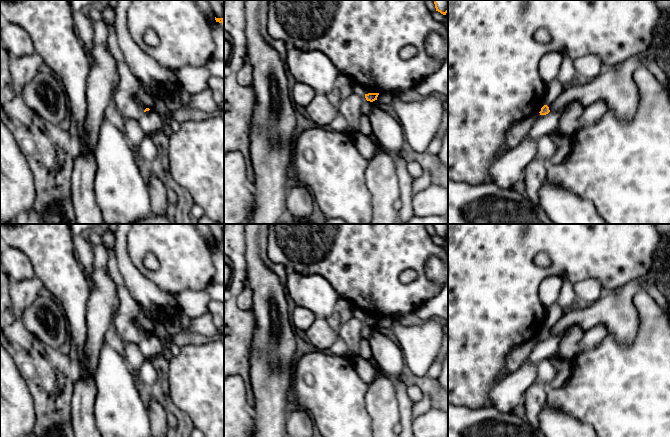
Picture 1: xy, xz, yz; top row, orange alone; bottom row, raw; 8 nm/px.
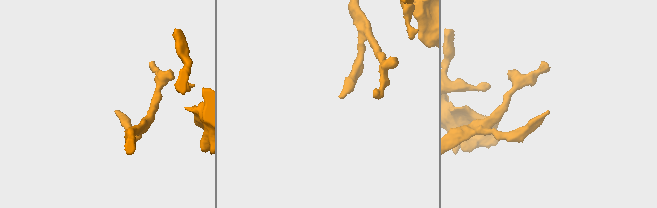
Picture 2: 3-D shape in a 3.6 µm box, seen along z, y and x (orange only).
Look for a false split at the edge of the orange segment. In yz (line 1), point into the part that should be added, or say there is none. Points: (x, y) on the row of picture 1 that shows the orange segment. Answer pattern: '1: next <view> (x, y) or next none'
1: next none

